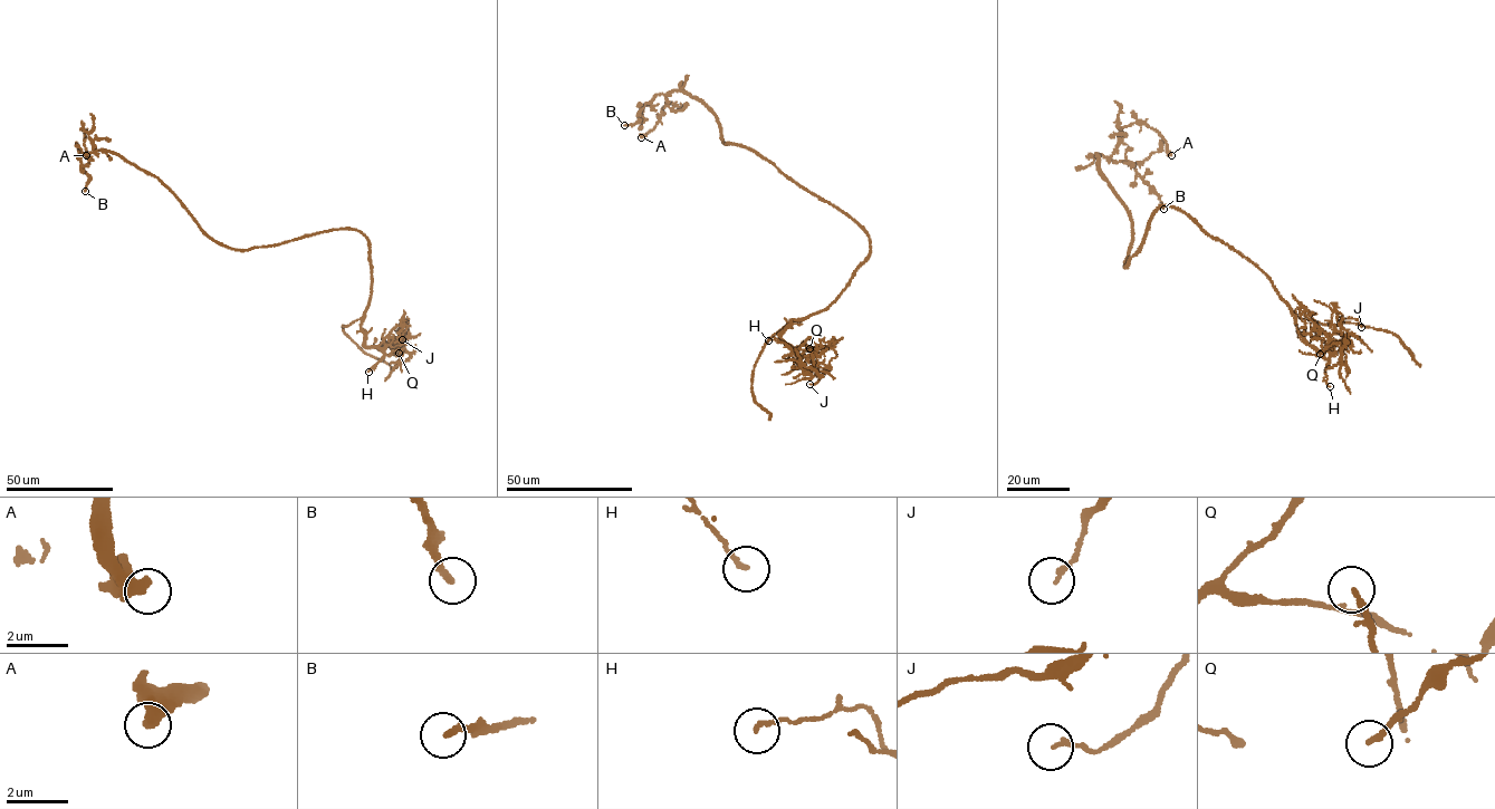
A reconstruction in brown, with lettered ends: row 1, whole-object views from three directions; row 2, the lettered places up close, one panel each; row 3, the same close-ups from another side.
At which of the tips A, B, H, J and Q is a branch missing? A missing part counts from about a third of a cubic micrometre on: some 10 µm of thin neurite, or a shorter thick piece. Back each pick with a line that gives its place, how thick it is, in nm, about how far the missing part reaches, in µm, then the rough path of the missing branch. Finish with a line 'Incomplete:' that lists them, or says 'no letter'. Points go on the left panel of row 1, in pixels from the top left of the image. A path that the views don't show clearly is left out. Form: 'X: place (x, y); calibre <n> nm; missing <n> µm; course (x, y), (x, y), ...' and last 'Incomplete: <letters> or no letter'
Incomplete: no letter

